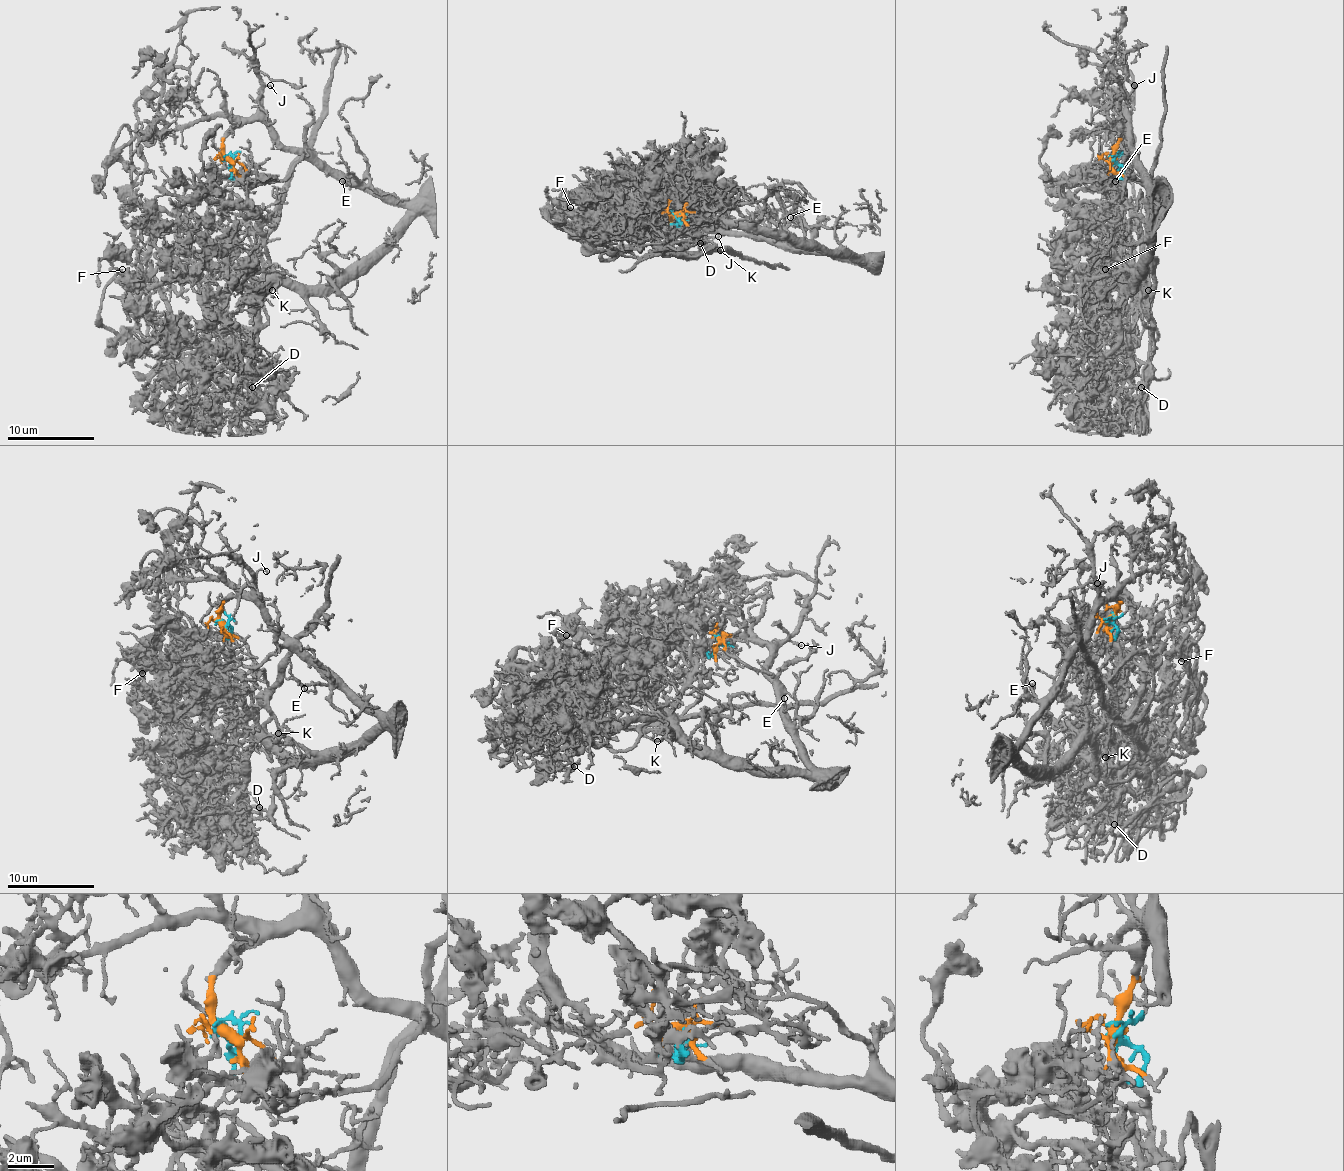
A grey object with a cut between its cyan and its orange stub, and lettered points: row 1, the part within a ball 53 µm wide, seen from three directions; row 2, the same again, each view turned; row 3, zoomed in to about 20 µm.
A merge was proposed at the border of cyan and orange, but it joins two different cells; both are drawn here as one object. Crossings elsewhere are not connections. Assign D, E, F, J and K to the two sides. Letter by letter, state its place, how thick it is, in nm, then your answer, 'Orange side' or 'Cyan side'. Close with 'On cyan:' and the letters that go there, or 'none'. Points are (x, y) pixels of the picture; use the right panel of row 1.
D: Place: (1141, 387). Thickness 200 nm. Cyan side
E: Place: (1115, 181). Thickness 130 nm. Orange side
F: Place: (1105, 269). Thickness 150 nm. Cyan side
J: Place: (1134, 85). Thickness 150 nm. Orange side
K: Place: (1148, 290). Thickness 220 nm. Cyan side
On cyan: D, F, K

